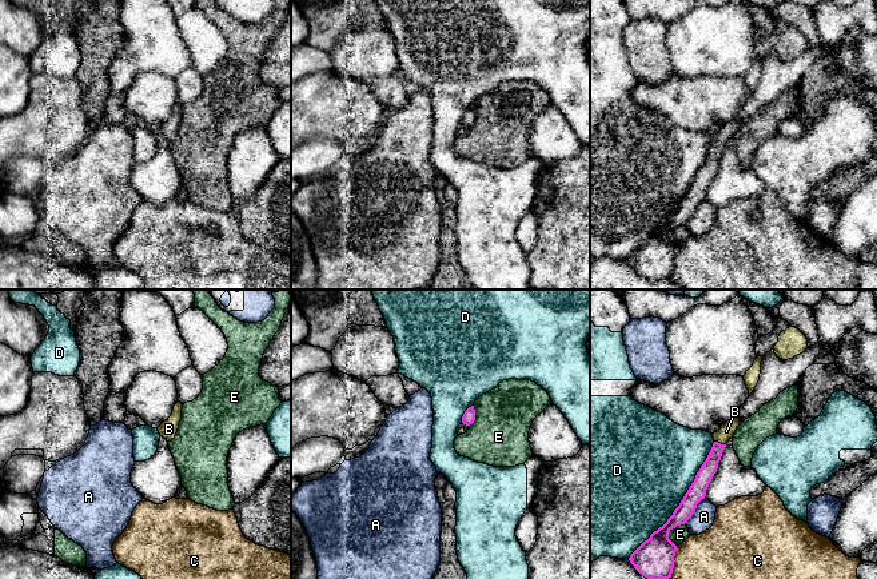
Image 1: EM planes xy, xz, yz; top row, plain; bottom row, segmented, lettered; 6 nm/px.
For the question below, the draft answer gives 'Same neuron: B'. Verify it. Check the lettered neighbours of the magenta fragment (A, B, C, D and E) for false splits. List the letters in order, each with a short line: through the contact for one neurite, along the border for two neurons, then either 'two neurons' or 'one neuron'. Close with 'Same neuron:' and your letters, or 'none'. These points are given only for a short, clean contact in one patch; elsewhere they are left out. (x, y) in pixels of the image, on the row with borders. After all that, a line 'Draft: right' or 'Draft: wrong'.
A: line yz (705, 498), (697, 504), (686, 523); two neurons
B: one neuron
C: two neurons
D: two neurons
E: two neurons
Same neuron: B
Draft: right

